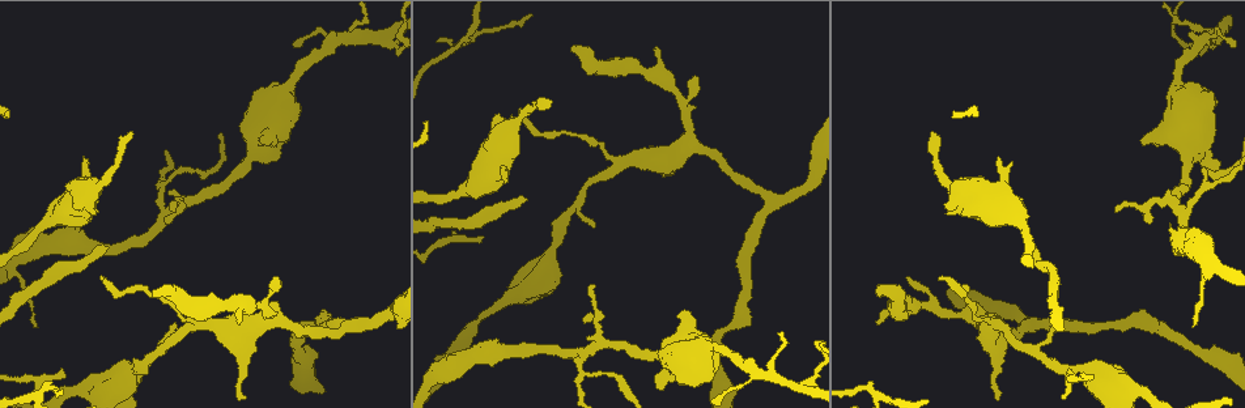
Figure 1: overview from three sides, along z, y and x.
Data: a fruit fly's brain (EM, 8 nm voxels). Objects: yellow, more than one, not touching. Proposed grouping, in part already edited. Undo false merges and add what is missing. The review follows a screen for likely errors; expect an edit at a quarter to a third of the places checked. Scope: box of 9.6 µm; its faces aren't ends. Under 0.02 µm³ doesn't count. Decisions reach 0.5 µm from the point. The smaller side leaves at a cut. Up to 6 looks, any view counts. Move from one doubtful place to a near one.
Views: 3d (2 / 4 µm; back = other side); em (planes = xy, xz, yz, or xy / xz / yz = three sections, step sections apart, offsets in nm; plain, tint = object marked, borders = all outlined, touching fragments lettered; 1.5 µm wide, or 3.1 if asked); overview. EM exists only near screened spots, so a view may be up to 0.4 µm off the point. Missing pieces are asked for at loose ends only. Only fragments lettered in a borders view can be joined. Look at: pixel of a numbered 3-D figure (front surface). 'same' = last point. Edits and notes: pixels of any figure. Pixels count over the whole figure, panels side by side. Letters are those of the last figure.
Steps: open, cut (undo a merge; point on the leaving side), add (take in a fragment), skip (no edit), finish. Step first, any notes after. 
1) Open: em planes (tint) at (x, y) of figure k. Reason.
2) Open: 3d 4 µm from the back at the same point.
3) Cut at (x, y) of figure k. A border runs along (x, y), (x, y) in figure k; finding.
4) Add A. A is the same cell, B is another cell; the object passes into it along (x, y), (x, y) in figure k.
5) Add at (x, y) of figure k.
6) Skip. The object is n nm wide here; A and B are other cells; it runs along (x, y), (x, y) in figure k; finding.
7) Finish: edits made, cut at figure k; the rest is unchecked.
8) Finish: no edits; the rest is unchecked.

Open: 3d 4 µm from the back at (657, 379) of figure 1. Free end.

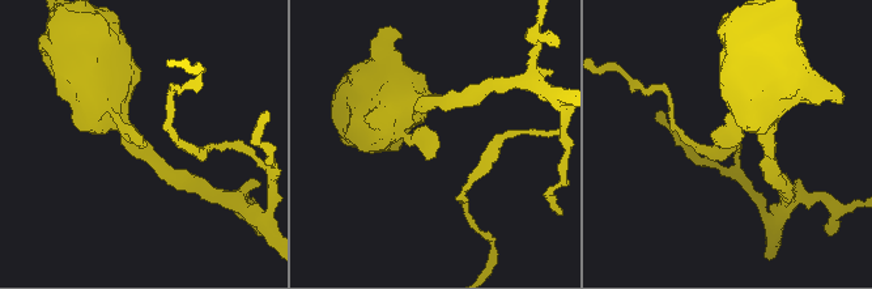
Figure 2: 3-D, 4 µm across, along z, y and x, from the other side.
Open: em planes (borders) at (728, 146) of figure 2.

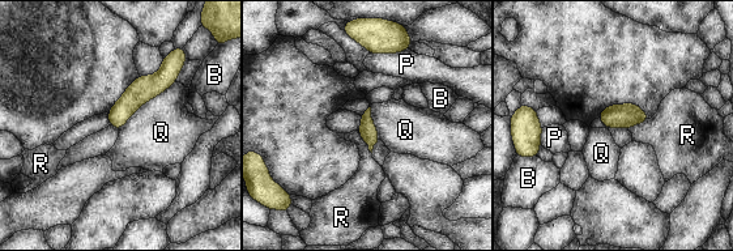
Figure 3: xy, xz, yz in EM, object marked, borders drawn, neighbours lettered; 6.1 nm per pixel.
Skip. The object is 110 nm wide here; B, P, Q and R are other cells; it runs along (166, 66), (166, 71), (113, 122) in figure 3; no lettered fragment goes on from it.

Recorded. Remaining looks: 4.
Open: em planes (borders) at (571, 51) of figure 1.

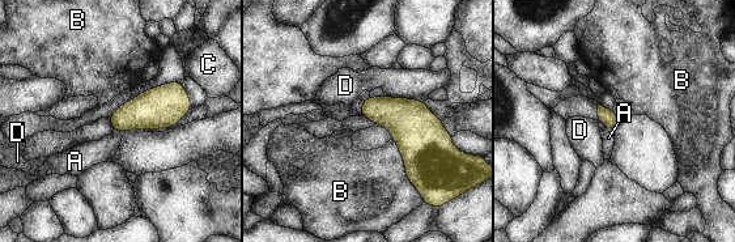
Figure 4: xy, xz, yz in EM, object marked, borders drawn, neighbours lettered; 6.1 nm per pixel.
Skip. A, B, C and D are other cells; a border runs along (114, 130), (124, 131) in figure 4; none of them fits.

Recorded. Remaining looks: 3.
Open: 3d 2 µm at (451, 50) of figure 1. Sharp bend.

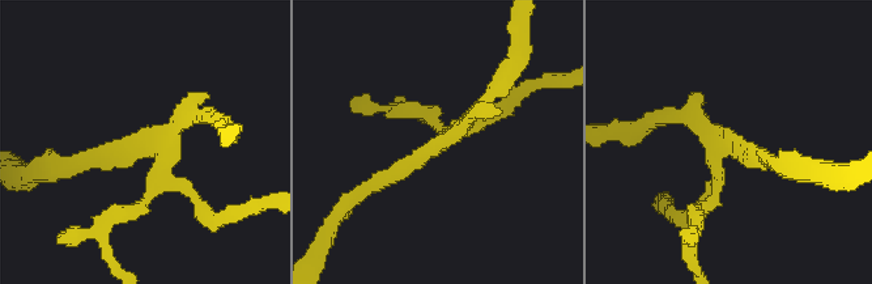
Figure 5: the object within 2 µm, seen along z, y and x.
Open: em planes (plain) at (727, 154) of figure 5. Now the EM.

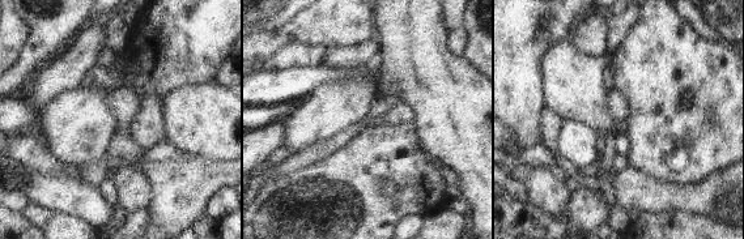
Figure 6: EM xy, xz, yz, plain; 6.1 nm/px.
Open: em planes (borders) at the same point.

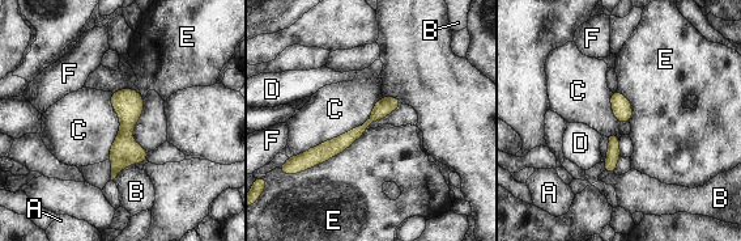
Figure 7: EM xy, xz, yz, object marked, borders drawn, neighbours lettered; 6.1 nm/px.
Skip. The object is 110 nm wide here; A, B, C, D, E and F are other cells; a border runs along (382, 96), (362, 123), (288, 157) in figure 7; all the same cell.

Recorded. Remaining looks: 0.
Finish: no edits; the rest is unchecked.

